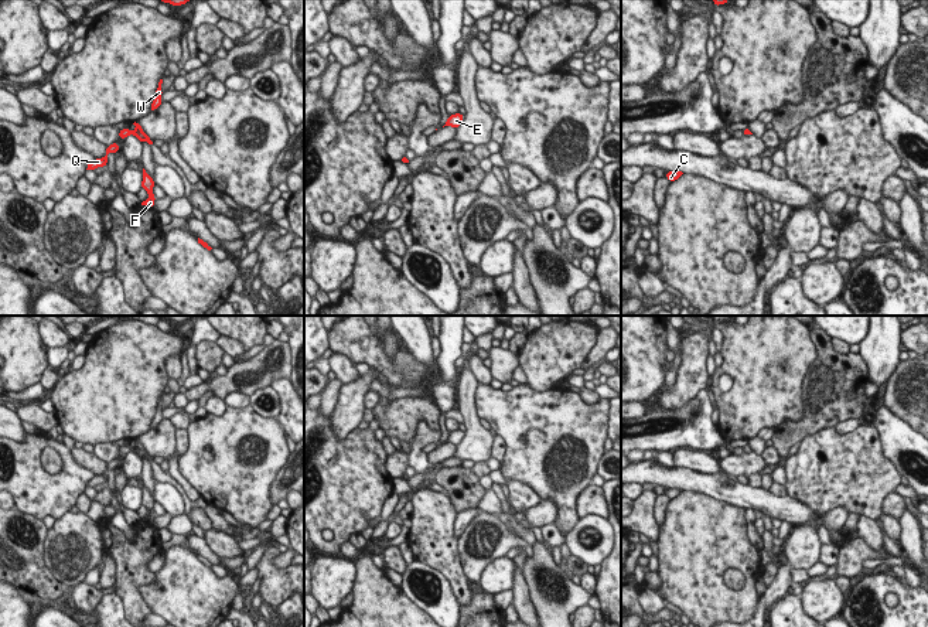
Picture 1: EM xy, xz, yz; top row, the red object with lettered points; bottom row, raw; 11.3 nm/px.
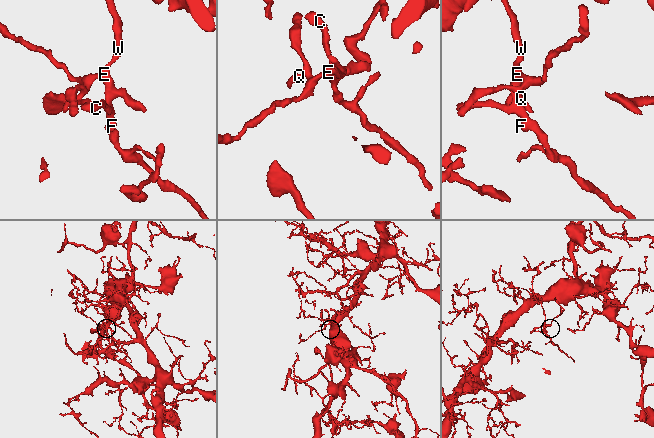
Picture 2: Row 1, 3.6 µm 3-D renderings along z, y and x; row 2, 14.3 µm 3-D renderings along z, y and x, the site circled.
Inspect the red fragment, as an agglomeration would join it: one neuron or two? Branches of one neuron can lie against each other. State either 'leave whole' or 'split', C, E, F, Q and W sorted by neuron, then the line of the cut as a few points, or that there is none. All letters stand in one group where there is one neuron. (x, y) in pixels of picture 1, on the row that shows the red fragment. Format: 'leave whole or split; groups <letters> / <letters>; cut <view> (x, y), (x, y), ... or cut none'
leave whole; groups C E F Q W; cut none

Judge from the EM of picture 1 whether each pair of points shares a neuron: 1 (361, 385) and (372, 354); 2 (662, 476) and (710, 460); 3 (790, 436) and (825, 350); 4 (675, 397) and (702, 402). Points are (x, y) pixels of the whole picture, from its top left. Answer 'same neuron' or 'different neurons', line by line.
1: different neurons
2: different neurons
3: same neuron
4: different neurons

